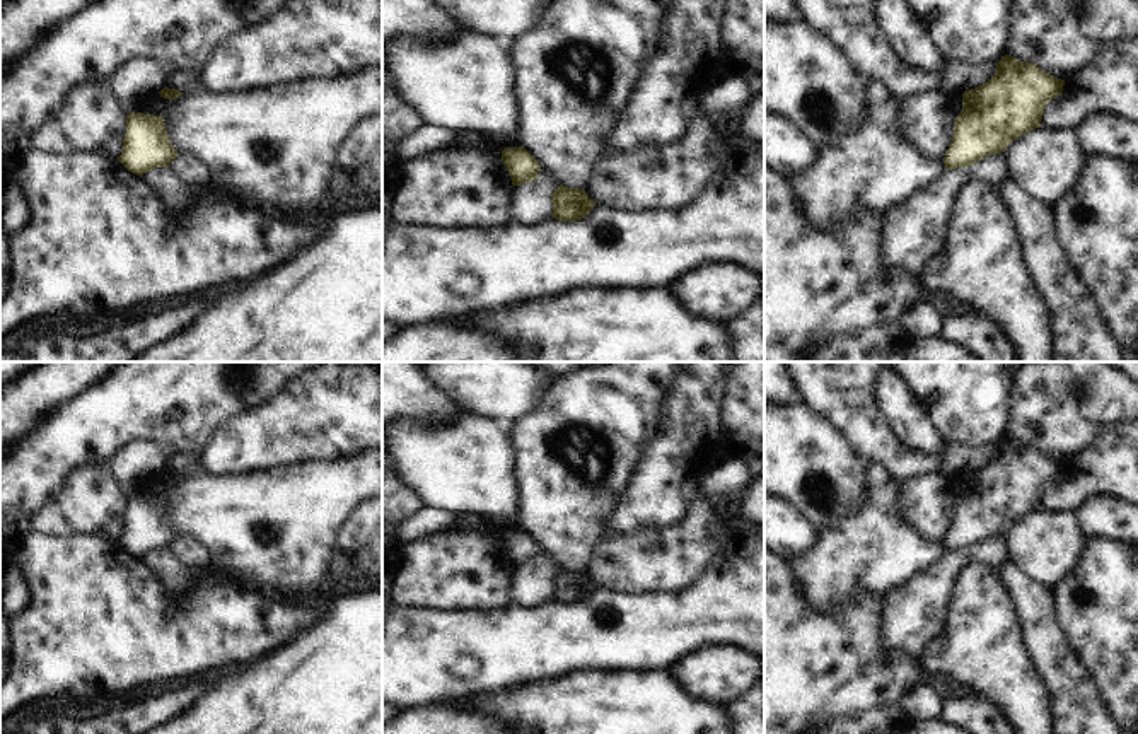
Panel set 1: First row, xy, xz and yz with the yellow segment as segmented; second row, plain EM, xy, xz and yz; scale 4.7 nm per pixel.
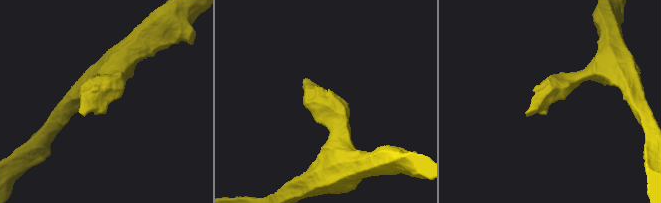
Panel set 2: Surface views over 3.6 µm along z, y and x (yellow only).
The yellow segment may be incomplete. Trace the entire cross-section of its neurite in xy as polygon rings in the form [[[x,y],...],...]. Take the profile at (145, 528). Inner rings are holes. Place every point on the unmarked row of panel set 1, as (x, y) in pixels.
[[[130,495],[123,534],[118,543],[133,556],[143,558],[155,550],[169,550],[179,536],[172,529],[162,498]]]

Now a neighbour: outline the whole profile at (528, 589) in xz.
[[[541,550],[536,563],[515,568],[508,592],[510,604],[534,608],[544,601],[551,601],[551,577],[558,572],[558,568],[560,565],[546,550]]]

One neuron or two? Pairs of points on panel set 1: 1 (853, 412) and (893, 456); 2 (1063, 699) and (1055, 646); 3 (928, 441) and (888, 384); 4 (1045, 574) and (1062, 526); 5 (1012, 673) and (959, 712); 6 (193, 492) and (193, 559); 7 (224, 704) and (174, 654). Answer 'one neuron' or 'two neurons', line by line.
1: one neuron
2: one neuron
3: one neuron
4: one neuron
5: two neurons
6: two neurons
7: two neurons

